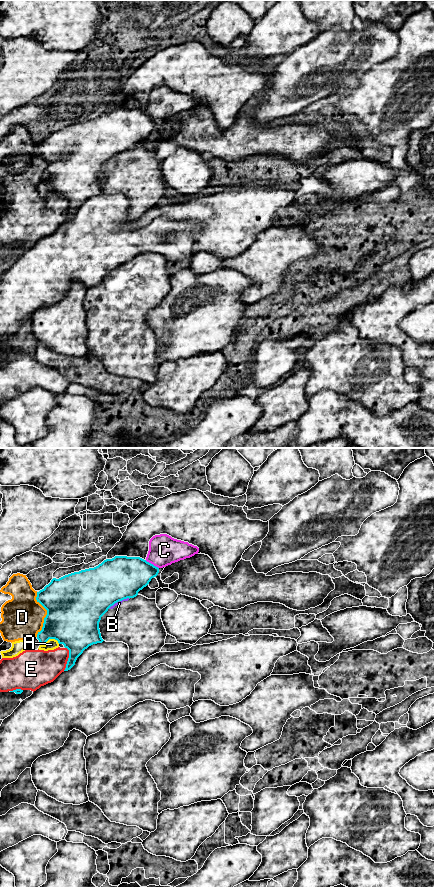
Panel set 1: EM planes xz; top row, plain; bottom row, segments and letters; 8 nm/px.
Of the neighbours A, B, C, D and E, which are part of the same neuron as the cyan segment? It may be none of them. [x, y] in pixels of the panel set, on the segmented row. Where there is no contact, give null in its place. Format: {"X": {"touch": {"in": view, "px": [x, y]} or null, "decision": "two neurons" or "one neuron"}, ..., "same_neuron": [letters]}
{"A": {"touch": {"in": "xz", "px": [49, 638]}, "decision": "two neurons"}, "B": {"touch": {"in": "xz", "px": [118, 601]}, "decision": "two neurons"}, "C": {"touch": {"in": "xz", "px": [152, 564]}, "decision": "two neurons"}, "D": {"touch": {"in": "xz", "px": [47, 614]}, "decision": "two neurons"}, "E": {"touch": {"in": "xz", "px": [68, 659]}, "decision": "two neurons"}, "same_neuron": []}

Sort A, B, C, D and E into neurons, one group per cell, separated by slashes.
A D E / B / C

